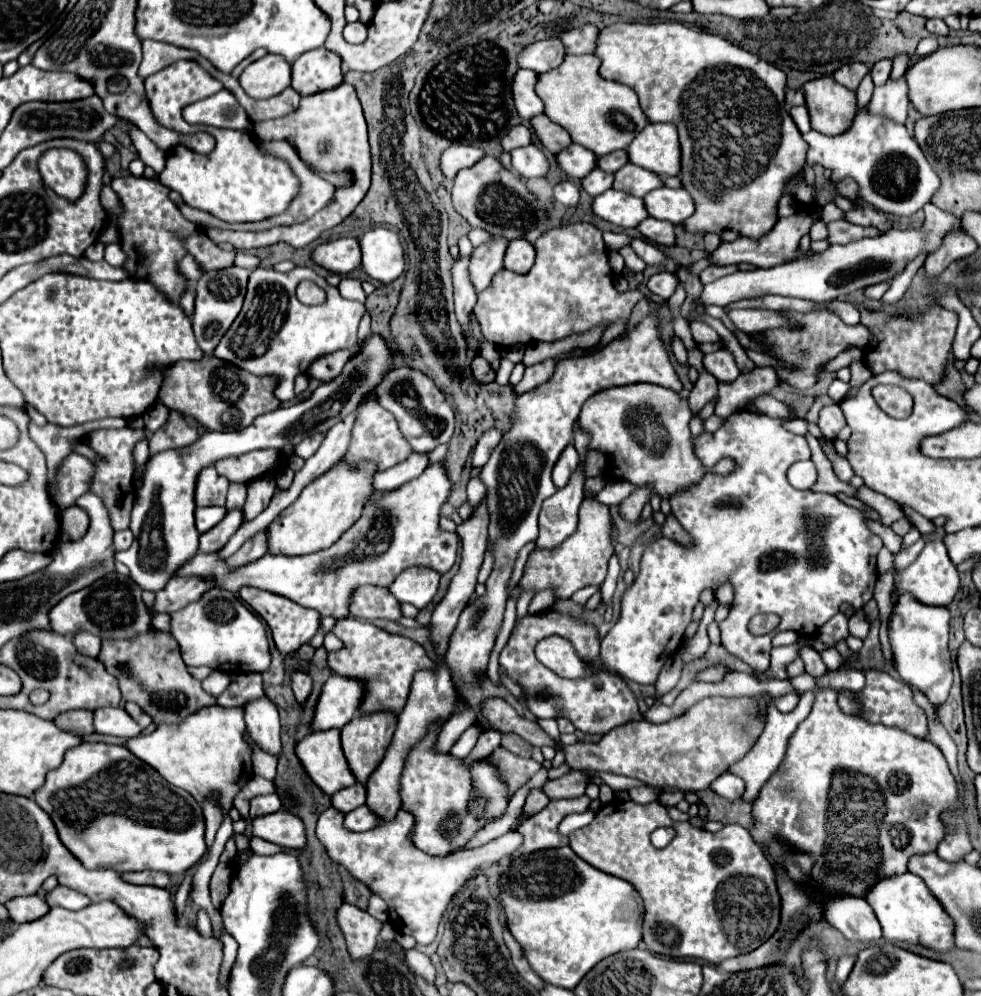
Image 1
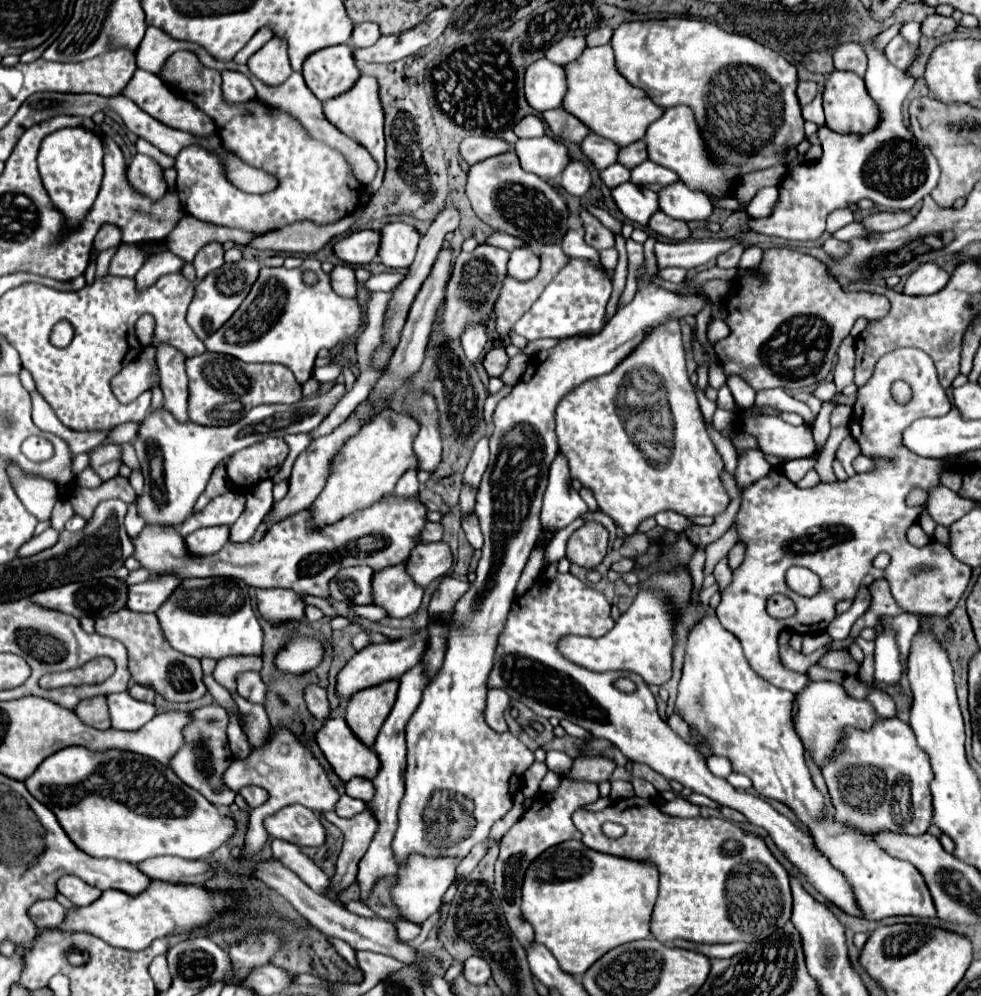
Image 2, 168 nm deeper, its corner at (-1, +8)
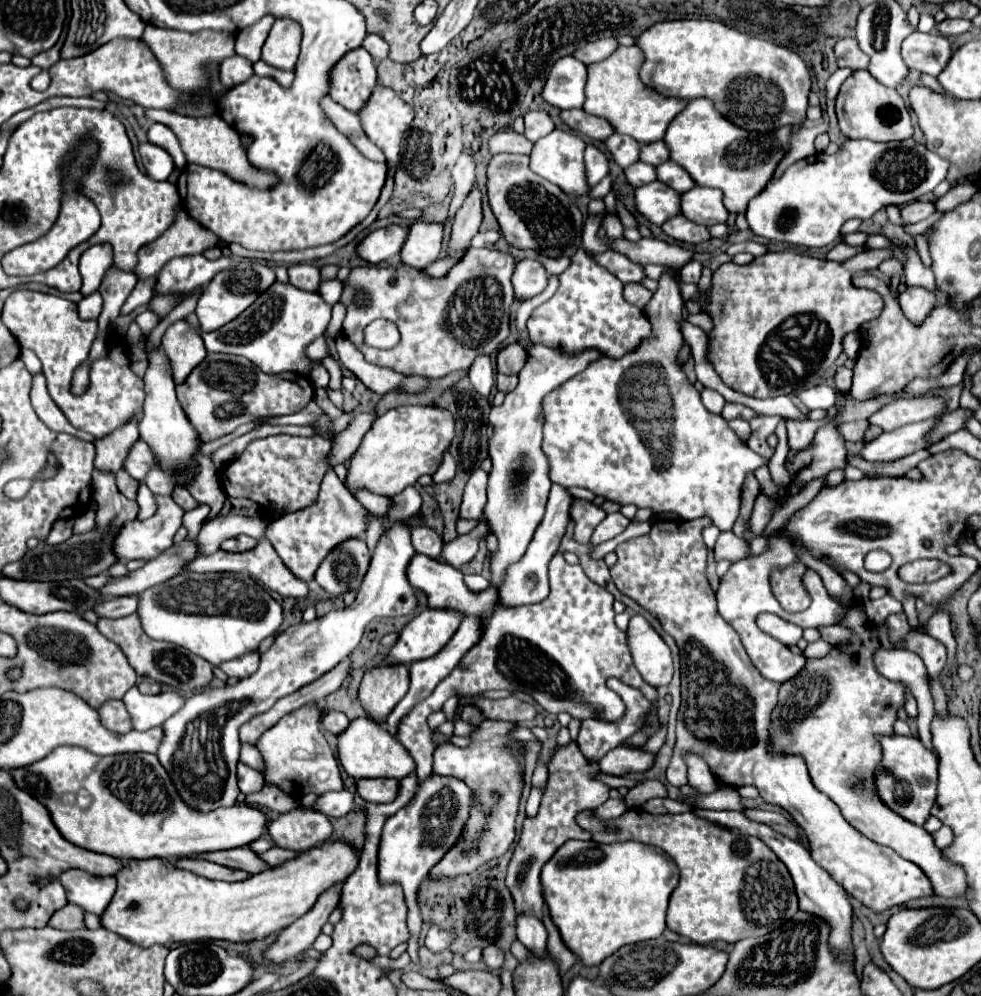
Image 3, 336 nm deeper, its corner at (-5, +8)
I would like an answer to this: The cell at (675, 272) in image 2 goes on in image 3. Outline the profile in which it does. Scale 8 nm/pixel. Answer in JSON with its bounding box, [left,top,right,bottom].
[681,260,703,282]

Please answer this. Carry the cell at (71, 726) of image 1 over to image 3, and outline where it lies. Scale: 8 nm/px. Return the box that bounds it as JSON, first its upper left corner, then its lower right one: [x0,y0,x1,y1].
[99,700,133,734]

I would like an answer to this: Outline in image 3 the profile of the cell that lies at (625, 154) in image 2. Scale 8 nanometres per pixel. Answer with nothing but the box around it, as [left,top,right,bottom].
[641,140,669,164]

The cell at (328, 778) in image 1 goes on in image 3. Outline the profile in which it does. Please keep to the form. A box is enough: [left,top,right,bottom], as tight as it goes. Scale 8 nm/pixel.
[339,718,415,778]

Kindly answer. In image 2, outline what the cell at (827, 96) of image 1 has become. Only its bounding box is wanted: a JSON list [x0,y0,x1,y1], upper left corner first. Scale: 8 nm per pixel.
[823,70,879,134]

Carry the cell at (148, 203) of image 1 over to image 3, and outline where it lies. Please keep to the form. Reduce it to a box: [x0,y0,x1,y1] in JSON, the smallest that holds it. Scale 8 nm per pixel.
[139,142,175,180]

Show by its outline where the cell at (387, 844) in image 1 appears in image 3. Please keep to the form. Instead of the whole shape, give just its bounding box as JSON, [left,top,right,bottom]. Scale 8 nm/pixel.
[257,704,343,798]

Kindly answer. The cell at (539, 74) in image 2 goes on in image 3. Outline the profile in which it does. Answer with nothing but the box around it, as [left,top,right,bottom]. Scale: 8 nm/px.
[543,56,587,110]

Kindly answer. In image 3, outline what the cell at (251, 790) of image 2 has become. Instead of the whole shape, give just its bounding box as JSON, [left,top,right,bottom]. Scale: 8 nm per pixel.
[237,762,263,794]

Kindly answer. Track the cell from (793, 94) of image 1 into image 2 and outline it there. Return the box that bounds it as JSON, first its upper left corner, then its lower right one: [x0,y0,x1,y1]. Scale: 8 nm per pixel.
[796,81,821,106]

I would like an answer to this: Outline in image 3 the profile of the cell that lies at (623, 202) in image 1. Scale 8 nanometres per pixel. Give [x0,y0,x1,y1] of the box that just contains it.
[635,182,681,224]

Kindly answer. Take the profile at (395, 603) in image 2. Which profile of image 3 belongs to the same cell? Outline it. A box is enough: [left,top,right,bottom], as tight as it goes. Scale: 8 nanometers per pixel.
[157,486,421,812]

